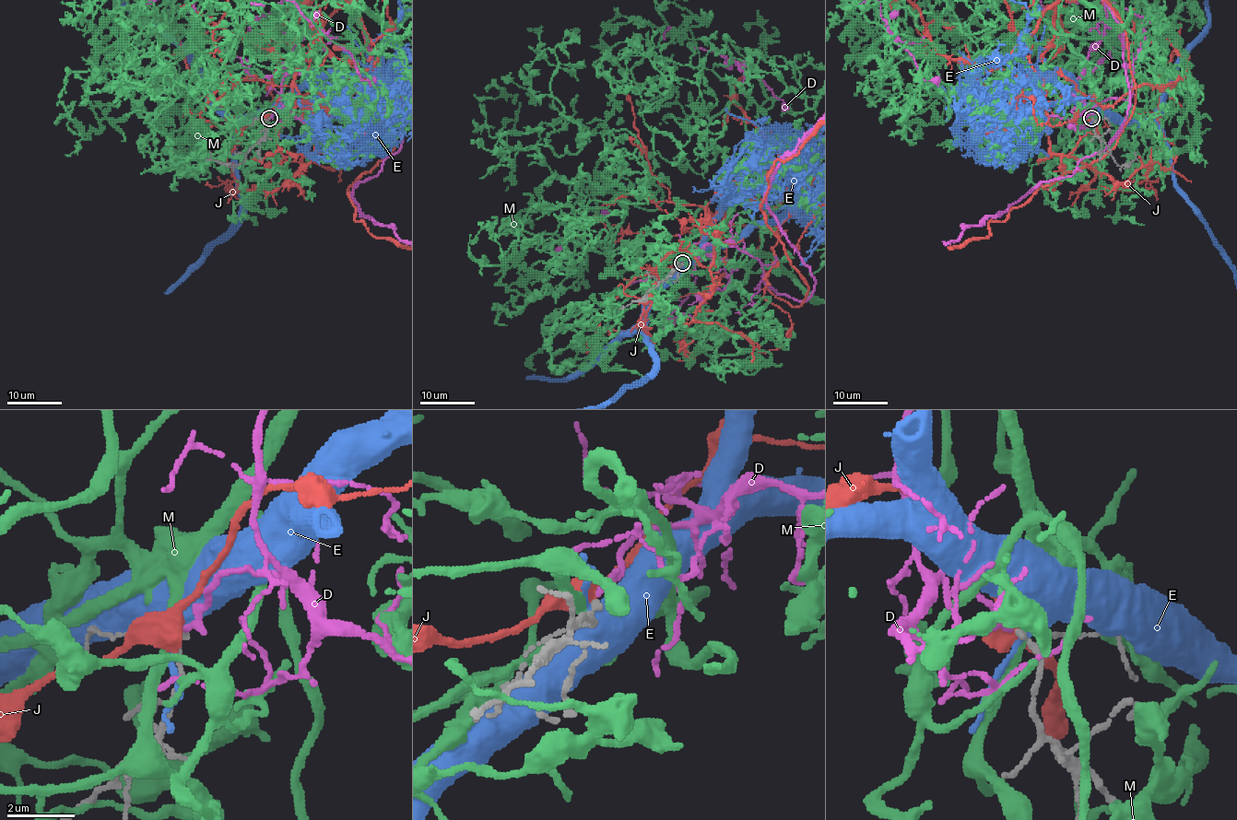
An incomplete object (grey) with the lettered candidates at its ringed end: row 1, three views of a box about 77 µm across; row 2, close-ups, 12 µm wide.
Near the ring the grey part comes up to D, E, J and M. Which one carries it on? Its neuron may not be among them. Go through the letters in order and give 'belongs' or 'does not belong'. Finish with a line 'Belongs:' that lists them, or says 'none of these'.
D: belongs
E: does not belong
J: does not belong
M: does not belong
Belongs: D

